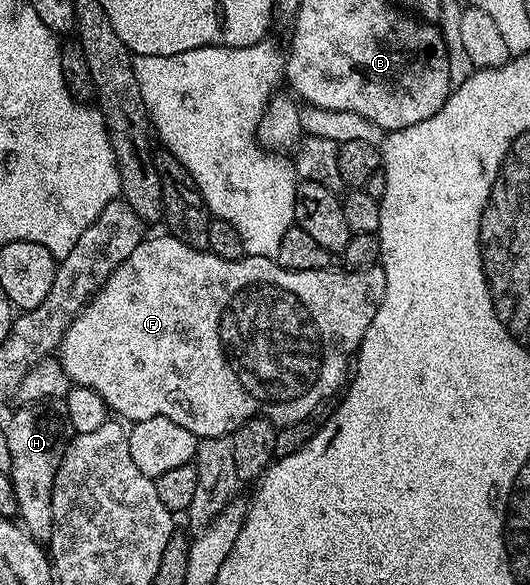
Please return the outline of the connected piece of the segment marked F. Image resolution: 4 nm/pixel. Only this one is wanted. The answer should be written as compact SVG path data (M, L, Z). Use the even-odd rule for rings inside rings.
M147 237L143 240L132 252L132 256L128 256L128 260L124 260L111 272L104 285L95 292L85 308L71 320L70 326L62 333L62 341L58 343L56 357L62 363L63 370L69 376L71 383L92 388L92 392L96 392L104 400L107 411L114 413L115 410L119 414L115 414L119 419L130 424L140 420L152 420L156 416L177 419L182 416L178 414L187 414L188 417L194 418L192 429L200 440L233 435L234 430L240 428L240 424L259 416L269 418L275 424L309 419L310 413L338 385L339 387L343 385L348 367L372 324L372 316L376 316L376 308L380 308L384 300L386 277L381 265L369 266L366 270L334 268L296 272L285 270L272 258L247 256L235 262L220 260L215 254L192 248L181 242L179 238L165 237Z

